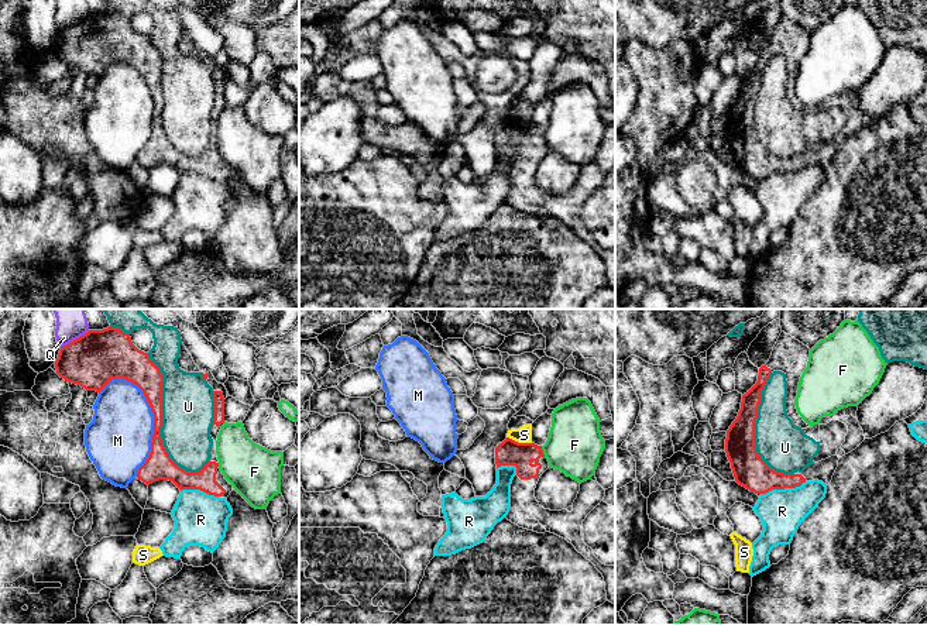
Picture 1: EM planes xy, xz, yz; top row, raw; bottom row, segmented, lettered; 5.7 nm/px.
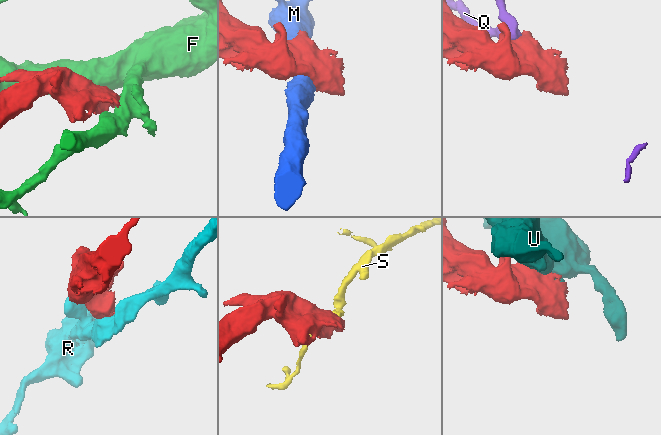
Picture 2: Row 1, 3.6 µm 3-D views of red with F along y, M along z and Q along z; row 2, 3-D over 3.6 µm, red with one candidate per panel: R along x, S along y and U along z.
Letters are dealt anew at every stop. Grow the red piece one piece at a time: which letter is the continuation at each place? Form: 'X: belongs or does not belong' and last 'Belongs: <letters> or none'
F: does not belong
M: does not belong
Q: does not belong
R: does not belong
S: does not belong
U: does not belong
Belongs: none

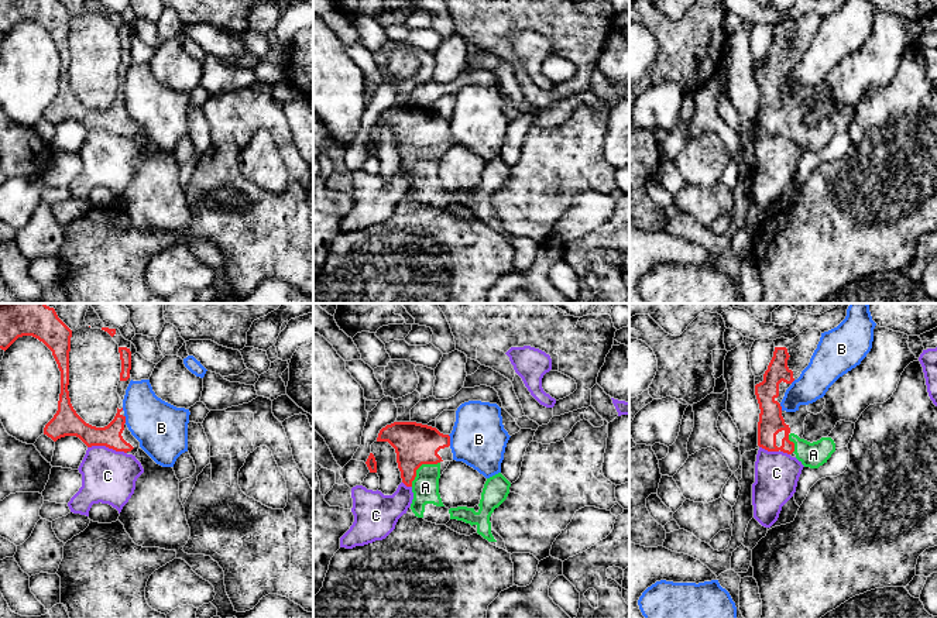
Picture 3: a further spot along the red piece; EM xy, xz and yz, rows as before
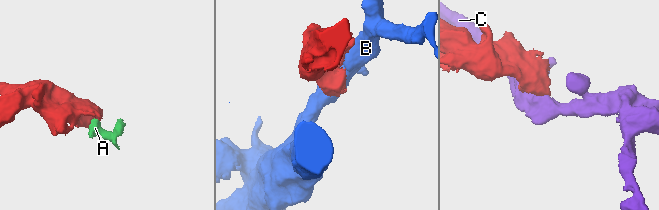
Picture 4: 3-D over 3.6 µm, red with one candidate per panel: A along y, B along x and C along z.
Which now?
A: belongs
B: does not belong
C: does not belong
Belongs: A

